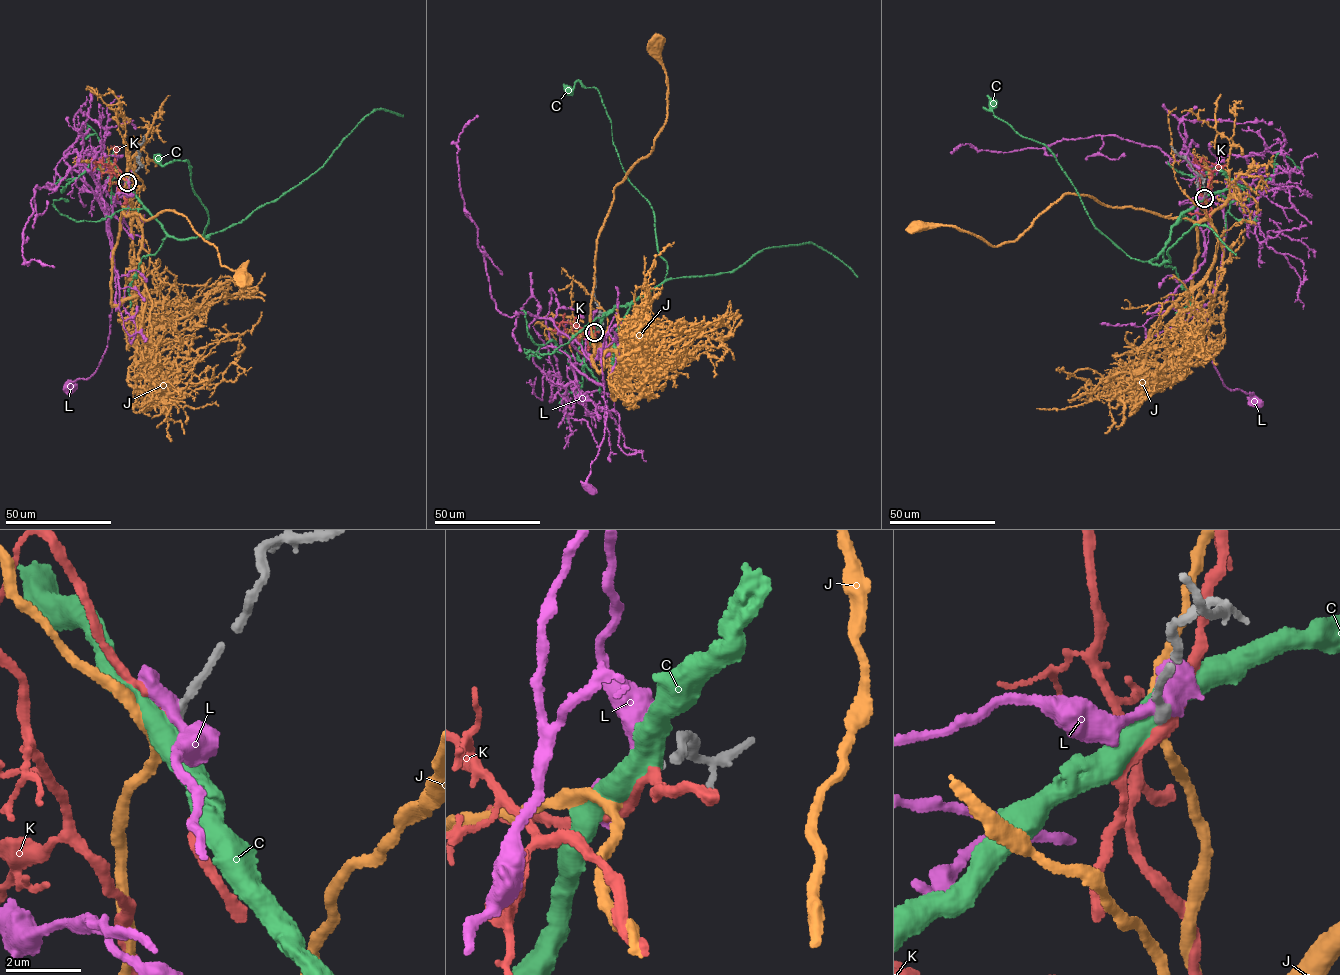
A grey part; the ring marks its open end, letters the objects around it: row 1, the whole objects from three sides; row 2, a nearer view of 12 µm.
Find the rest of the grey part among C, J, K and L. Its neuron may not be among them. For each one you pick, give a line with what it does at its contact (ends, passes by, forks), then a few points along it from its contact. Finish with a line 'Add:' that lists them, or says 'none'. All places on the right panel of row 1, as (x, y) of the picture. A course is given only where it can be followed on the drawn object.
J: it passes by; course (1204, 198), (1206, 215), (1197, 221), (1066, 193), (1017, 238), (995, 246), (952, 226), (916, 227)
Add: J

